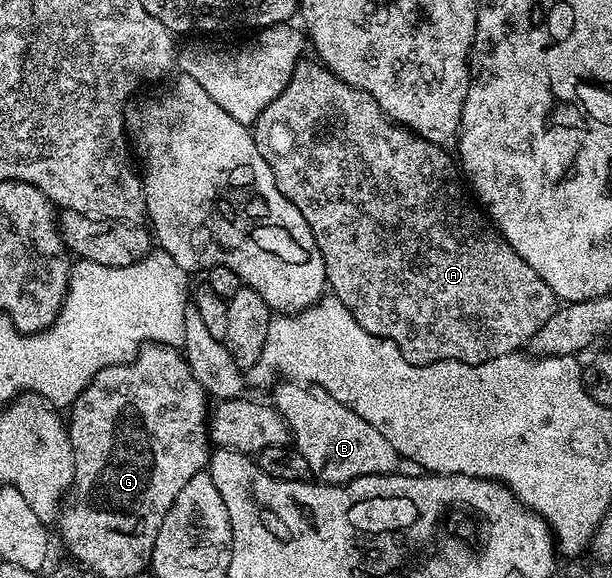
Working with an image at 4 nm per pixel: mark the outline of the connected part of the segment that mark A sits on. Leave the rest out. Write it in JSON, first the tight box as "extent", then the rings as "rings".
{"extent":[252,60,559,365],"rings":[[[302,60],[297,63],[287,88],[283,88],[283,92],[279,92],[279,96],[275,96],[267,108],[263,108],[252,132],[259,152],[263,152],[269,162],[275,184],[279,184],[279,192],[283,192],[283,196],[287,196],[287,200],[291,200],[291,204],[303,212],[303,220],[307,220],[307,228],[311,228],[311,236],[315,236],[315,244],[319,244],[325,265],[325,281],[332,297],[349,309],[351,316],[359,320],[364,330],[394,342],[411,364],[427,365],[435,361],[479,364],[518,353],[529,343],[531,336],[535,336],[535,332],[539,332],[543,324],[551,320],[559,305],[559,299],[551,292],[551,288],[543,284],[543,276],[539,276],[539,272],[535,272],[535,268],[531,268],[531,264],[527,264],[527,260],[523,260],[523,256],[519,256],[519,252],[507,244],[497,227],[471,201],[463,185],[462,175],[455,165],[454,155],[448,149],[431,144],[412,130],[397,125],[382,112],[377,101],[367,91],[339,80],[339,76],[325,69],[320,61],[312,61]]]}

